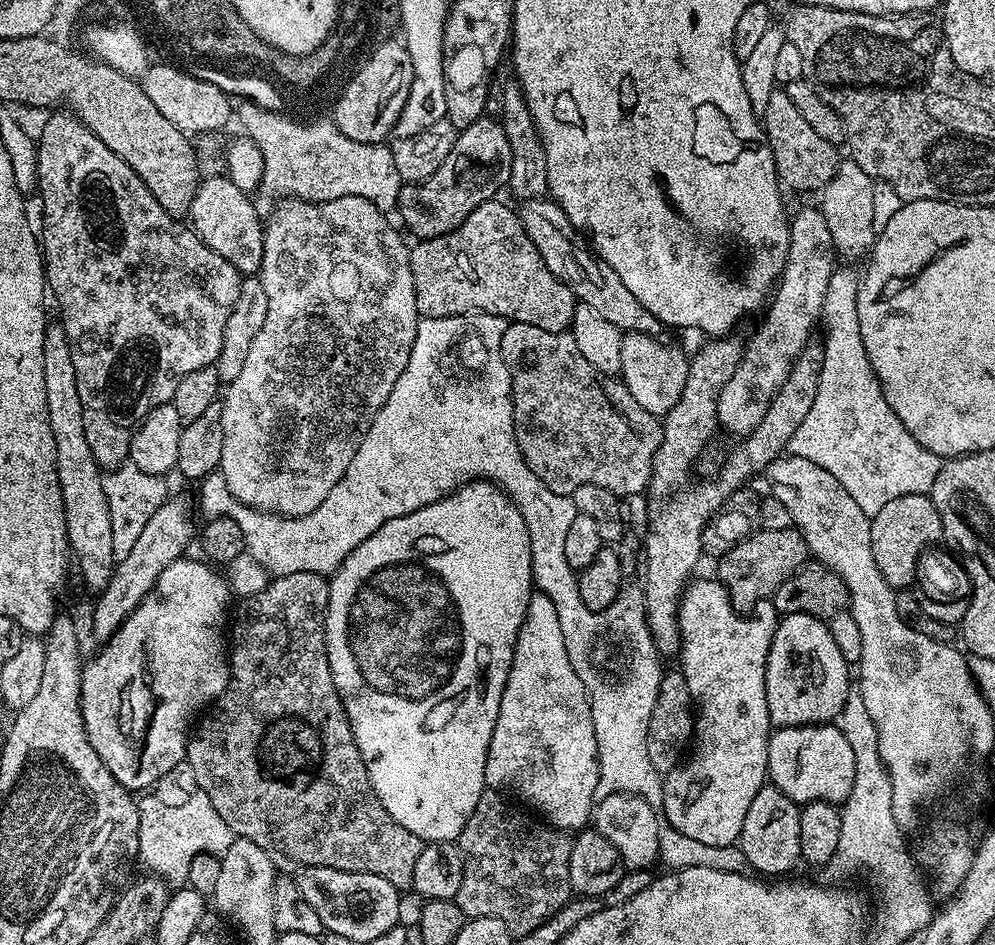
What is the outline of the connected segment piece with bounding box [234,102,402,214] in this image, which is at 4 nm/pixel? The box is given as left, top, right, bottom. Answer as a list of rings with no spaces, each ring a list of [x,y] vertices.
[[[244,102],[235,109],[234,116],[242,127],[243,135],[248,136],[262,150],[264,159],[265,189],[277,192],[280,198],[295,198],[297,200],[310,200],[323,202],[334,198],[347,196],[361,196],[388,214],[396,208],[396,199],[402,187],[398,174],[398,166],[394,166],[394,154],[387,143],[363,144],[354,142],[354,138],[346,138],[342,130],[333,124],[316,124],[316,128],[300,128],[300,124],[288,124],[288,120],[280,120],[280,116],[268,116],[269,108],[255,103]]]

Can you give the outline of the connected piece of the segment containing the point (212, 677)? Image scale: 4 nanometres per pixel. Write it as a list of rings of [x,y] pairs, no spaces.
[[[188,559],[176,560],[170,566],[166,566],[166,570],[162,570],[162,574],[158,574],[158,582],[154,582],[154,586],[148,591],[146,598],[142,598],[140,605],[130,613],[126,622],[122,622],[120,629],[101,647],[104,649],[89,664],[87,661],[83,665],[84,673],[80,679],[80,709],[88,741],[90,746],[94,746],[98,758],[102,758],[102,762],[110,770],[110,774],[114,774],[116,781],[133,794],[140,794],[143,788],[151,789],[158,782],[158,778],[162,778],[162,774],[166,774],[166,770],[178,766],[178,762],[186,759],[190,729],[193,727],[194,721],[228,687],[230,675],[230,604],[228,608],[230,589],[228,582],[221,573],[220,576],[216,573],[219,571],[215,567],[209,566],[203,559],[200,559],[201,561]]]

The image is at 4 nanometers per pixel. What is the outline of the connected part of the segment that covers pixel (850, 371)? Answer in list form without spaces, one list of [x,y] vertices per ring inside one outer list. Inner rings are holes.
[[[838,266],[834,274],[830,274],[822,317],[824,357],[820,363],[818,390],[814,394],[814,406],[810,406],[810,414],[806,414],[806,418],[802,418],[802,426],[794,430],[787,451],[793,456],[814,462],[814,466],[822,466],[826,474],[834,474],[846,494],[850,494],[850,498],[854,498],[854,502],[858,502],[858,506],[862,506],[864,513],[871,518],[878,514],[878,510],[882,510],[882,506],[886,506],[886,502],[894,502],[894,498],[902,498],[906,494],[931,493],[942,460],[926,450],[926,446],[918,443],[914,434],[902,426],[902,418],[890,410],[890,402],[886,402],[886,394],[882,394],[882,386],[870,366],[870,358],[866,358],[862,326],[858,326],[858,290],[861,283],[861,273],[856,273],[852,268]]]

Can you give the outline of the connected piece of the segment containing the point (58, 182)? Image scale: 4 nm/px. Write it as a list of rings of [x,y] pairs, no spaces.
[[[56,110],[51,113],[52,116],[44,124],[44,129],[38,135],[38,143],[36,146],[36,157],[38,158],[38,166],[36,167],[36,183],[38,185],[38,197],[40,196],[40,204],[44,207],[44,232],[42,228],[42,251],[44,254],[44,279],[46,281],[47,291],[56,299],[56,308],[60,311],[58,316],[59,323],[64,325],[66,330],[66,338],[70,342],[70,358],[74,358],[74,374],[76,375],[76,385],[78,386],[78,398],[82,402],[82,422],[86,426],[86,442],[90,442],[90,450],[94,454],[97,464],[101,469],[111,470],[120,467],[121,464],[128,460],[128,451],[130,450],[130,442],[134,438],[136,428],[150,414],[152,408],[157,408],[163,404],[172,403],[174,398],[174,390],[178,390],[178,382],[182,382],[182,378],[186,378],[186,374],[190,374],[194,370],[202,370],[203,368],[211,368],[215,365],[216,359],[220,357],[222,350],[222,334],[226,334],[226,318],[230,318],[234,302],[238,302],[238,294],[240,293],[240,281],[242,274],[234,266],[230,266],[230,262],[226,262],[222,258],[222,254],[214,254],[214,250],[210,250],[210,246],[206,246],[200,237],[187,223],[177,222],[173,216],[166,214],[166,210],[162,210],[162,206],[158,206],[158,202],[154,198],[154,194],[150,194],[150,190],[146,186],[146,182],[142,182],[142,178],[138,178],[138,174],[134,174],[132,167],[126,162],[122,162],[122,158],[118,158],[118,154],[114,154],[114,150],[110,150],[110,146],[106,146],[106,142],[102,142],[102,138],[98,138],[82,121],[73,116],[67,110]]]

